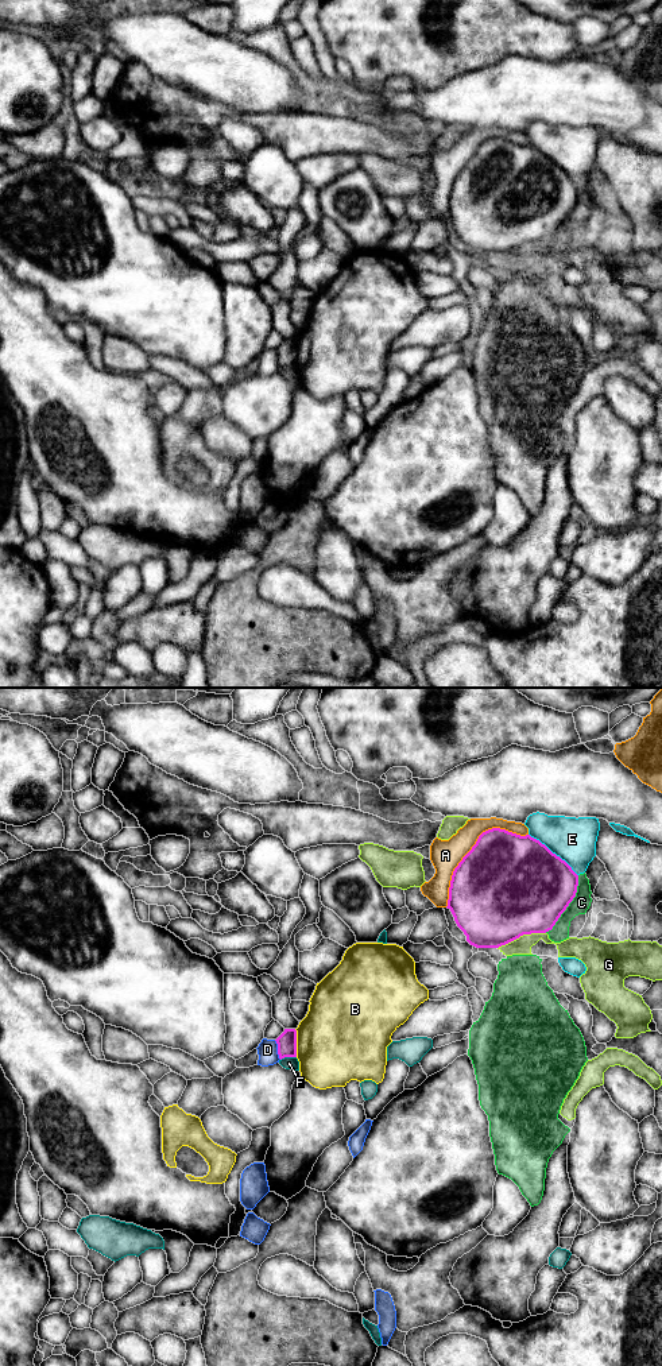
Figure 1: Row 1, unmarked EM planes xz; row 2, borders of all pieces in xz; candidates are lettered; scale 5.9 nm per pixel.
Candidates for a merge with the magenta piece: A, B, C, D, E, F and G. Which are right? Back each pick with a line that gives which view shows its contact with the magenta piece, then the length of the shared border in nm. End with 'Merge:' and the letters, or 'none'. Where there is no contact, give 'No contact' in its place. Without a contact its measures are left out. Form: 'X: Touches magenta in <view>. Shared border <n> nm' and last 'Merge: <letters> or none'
Merge: none

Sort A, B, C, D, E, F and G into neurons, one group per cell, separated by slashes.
A / B / C / D / E / F / G

